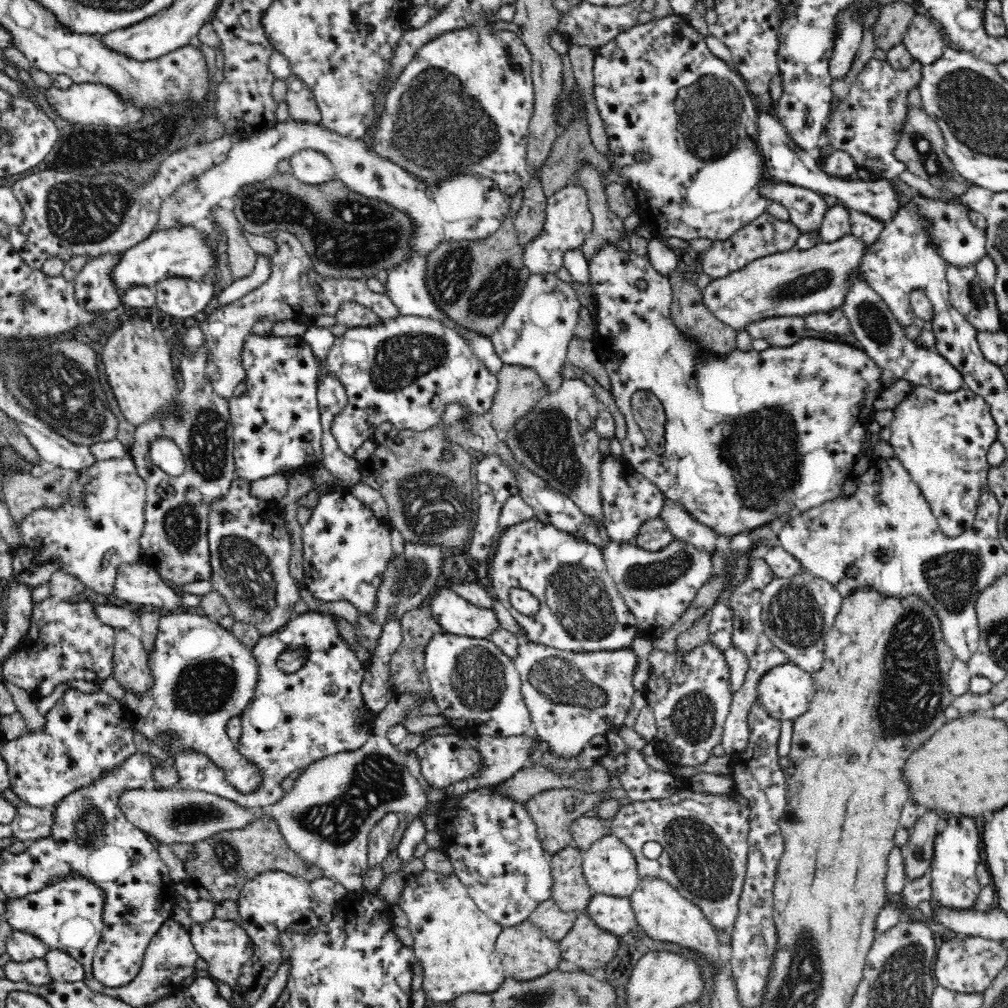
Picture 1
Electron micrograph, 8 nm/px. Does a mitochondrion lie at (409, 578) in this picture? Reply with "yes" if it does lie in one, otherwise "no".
yes

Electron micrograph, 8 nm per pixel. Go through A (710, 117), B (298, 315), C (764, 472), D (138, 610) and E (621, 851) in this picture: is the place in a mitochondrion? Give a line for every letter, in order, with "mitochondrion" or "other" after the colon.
A: mitochondrion
B: other
C: mitochondrion
D: other
E: other

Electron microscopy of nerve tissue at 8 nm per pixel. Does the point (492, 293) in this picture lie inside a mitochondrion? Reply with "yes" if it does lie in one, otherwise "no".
yes

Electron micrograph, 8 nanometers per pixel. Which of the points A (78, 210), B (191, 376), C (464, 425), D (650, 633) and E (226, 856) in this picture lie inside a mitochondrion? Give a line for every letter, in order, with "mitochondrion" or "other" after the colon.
A: mitochondrion
B: other
C: mitochondrion
D: other
E: mitochondrion

